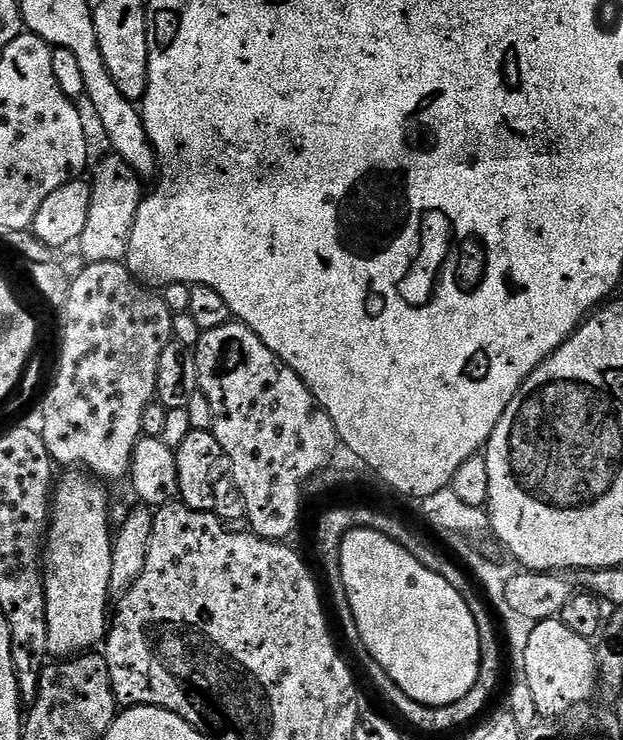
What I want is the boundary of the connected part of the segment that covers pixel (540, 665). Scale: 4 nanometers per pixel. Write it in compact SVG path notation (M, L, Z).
M541 620L531 625L532 633L524 644L524 680L528 683L528 692L532 695L532 704L544 718L560 718L569 710L589 703L592 691L598 684L598 652L592 649L593 641L580 637L563 624L562 620Z

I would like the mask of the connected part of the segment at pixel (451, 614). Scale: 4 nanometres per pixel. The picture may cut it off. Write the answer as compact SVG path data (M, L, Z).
M353 528L347 532L340 547L340 565L348 605L358 626L359 643L394 678L402 694L414 698L414 702L437 708L450 706L474 690L480 673L478 622L462 594L446 578L422 566L414 554L373 528Z

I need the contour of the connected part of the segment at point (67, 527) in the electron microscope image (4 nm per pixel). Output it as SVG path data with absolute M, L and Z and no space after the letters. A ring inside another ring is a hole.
M71 469L68 471L61 479L60 477L57 479L57 482L55 483L54 489L53 489L53 502L52 502L52 514L51 517L49 519L49 526L48 526L48 534L46 537L46 541L45 541L45 552L44 552L44 558L42 561L42 566L44 569L44 589L46 590L46 620L47 620L47 650L49 652L49 655L53 658L53 659L72 659L74 656L77 655L83 655L85 652L91 651L93 648L91 648L92 646L96 645L97 646L105 639L105 636L107 635L107 629L108 629L108 615L110 612L110 604L109 604L109 608L108 608L108 596L110 597L110 591L111 588L109 586L110 584L110 569L111 569L111 563L113 561L113 552L112 552L112 542L114 539L113 533L112 533L112 529L110 530L110 514L109 514L109 510L110 510L110 498L108 496L108 492L105 488L107 488L105 486L105 483L98 479L97 477L93 476L91 473L88 473L87 471L84 470L79 470L79 469Z

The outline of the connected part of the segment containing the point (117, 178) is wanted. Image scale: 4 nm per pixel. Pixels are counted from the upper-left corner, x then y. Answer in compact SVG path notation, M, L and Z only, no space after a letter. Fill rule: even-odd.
M108 154L96 166L93 165L89 217L78 241L78 249L85 263L123 261L127 257L130 232L138 206L144 197L143 183L134 170L120 157Z

